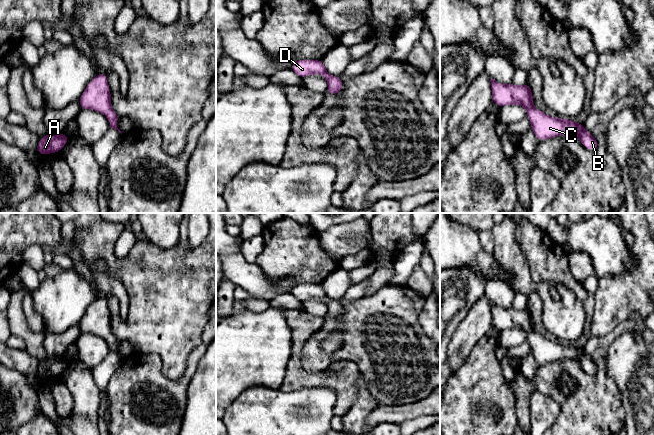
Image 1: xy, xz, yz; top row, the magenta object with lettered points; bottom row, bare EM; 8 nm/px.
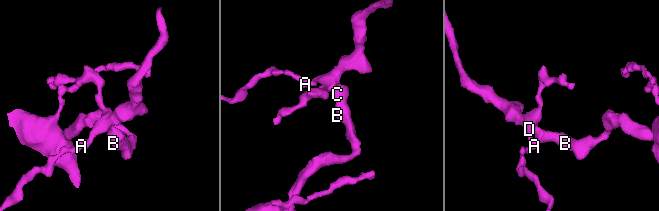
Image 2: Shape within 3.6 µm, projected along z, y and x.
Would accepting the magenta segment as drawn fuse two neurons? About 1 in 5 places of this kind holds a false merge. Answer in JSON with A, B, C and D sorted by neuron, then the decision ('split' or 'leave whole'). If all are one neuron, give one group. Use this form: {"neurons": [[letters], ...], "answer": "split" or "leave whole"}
{"neurons": [["A", "B", "C", "D"]], "answer": "leave whole"}

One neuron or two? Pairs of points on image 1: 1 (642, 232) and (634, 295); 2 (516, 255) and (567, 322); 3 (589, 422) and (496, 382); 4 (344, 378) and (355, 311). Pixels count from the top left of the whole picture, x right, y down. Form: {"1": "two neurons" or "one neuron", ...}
{"1": "one neuron", "2": "one neuron", "3": "two neurons", "4": "two neurons"}

